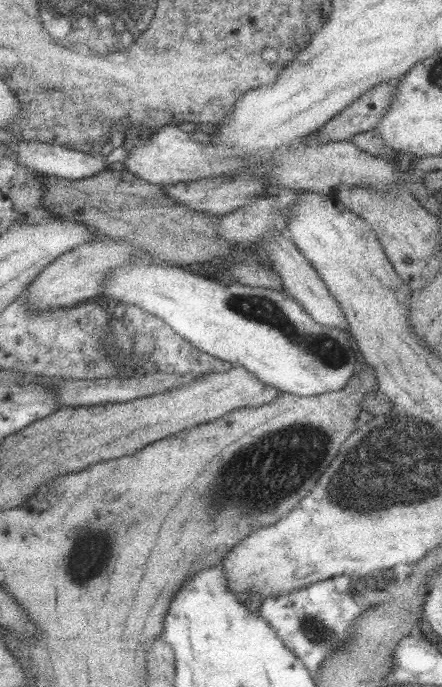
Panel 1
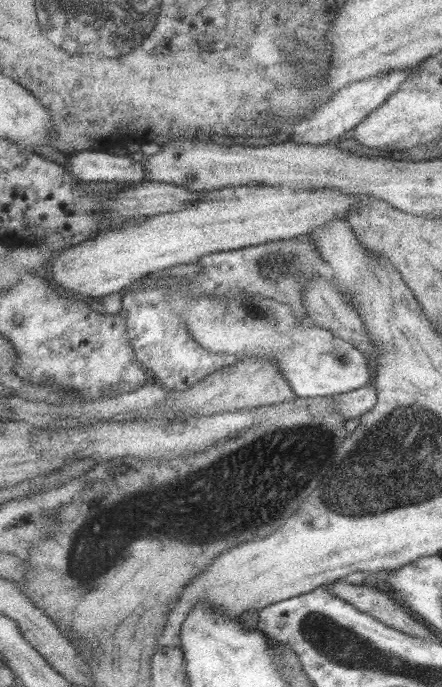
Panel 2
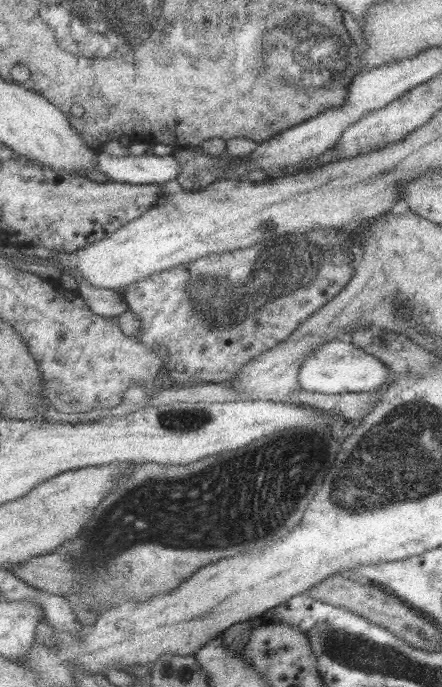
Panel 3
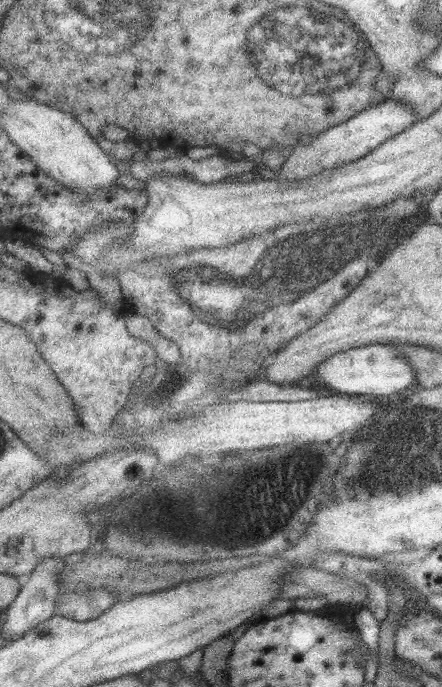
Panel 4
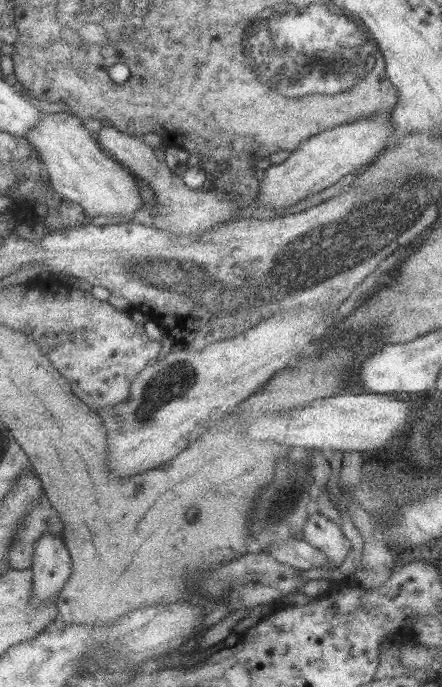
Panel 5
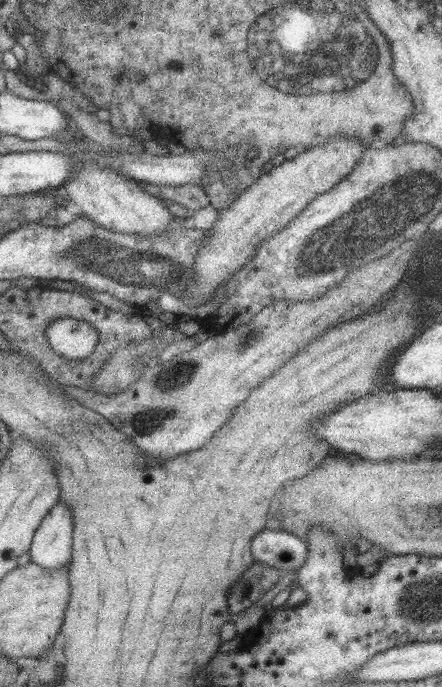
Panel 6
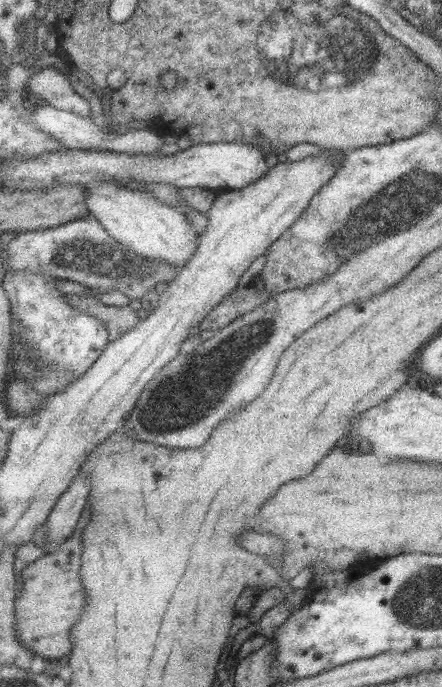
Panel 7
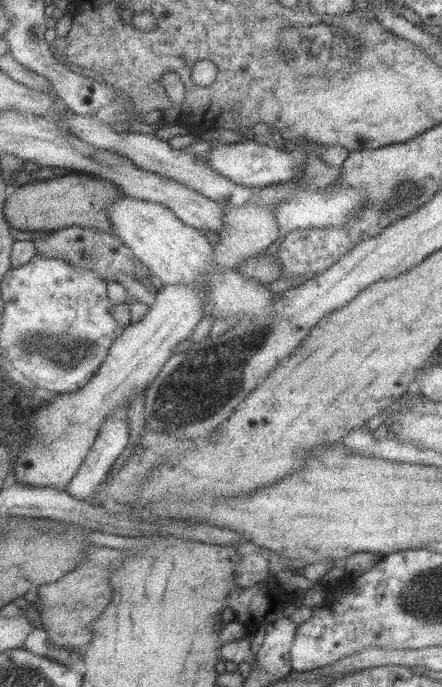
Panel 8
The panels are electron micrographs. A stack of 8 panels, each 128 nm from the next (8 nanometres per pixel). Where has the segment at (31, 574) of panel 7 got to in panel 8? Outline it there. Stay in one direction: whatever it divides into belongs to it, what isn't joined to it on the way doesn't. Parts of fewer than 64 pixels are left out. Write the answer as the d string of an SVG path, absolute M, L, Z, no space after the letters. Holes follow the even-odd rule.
M87 543L85 546L86 554L84 557L64 575L61 575L56 581L39 585L37 591L37 599L31 603L35 614L39 614L38 622L41 630L47 633L47 642L60 646L61 648L84 650L91 638L90 622L102 613L104 607L108 605L111 598L111 586L107 580L107 568L111 564L119 564L119 554L115 550L109 548L99 548L99 546L91 546Z

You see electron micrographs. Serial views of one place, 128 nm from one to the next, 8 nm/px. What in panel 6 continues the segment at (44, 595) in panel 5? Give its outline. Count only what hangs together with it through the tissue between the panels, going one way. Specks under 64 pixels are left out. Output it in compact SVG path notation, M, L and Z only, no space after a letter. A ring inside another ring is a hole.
M59 500L54 508L41 520L39 527L35 529L30 547L28 548L29 560L38 564L45 570L55 570L70 562L72 551L72 528L73 517L71 517L66 501Z

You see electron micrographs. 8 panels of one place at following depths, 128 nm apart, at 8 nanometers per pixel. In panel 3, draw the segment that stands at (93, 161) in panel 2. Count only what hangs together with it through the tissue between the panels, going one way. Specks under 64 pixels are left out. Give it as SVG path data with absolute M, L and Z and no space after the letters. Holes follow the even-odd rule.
M100 151L94 156L94 169L107 176L109 182L127 184L163 184L173 181L180 166L170 154L115 156Z

